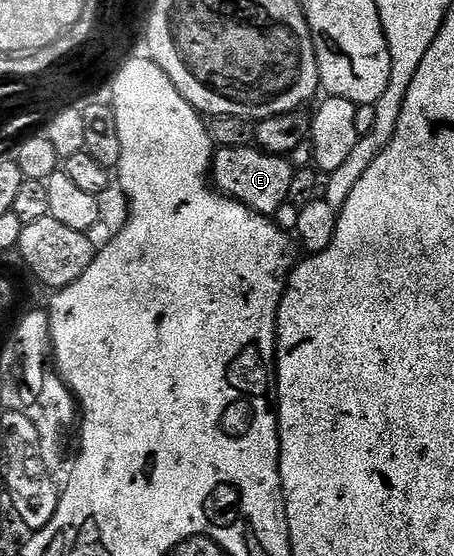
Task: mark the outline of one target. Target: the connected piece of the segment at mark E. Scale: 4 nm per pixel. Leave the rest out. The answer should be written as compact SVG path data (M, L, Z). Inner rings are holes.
M224 147L216 150L211 166L211 181L226 197L243 203L264 217L273 217L281 208L286 208L291 179L295 172L289 157L276 157L273 153L262 153L256 147Z

